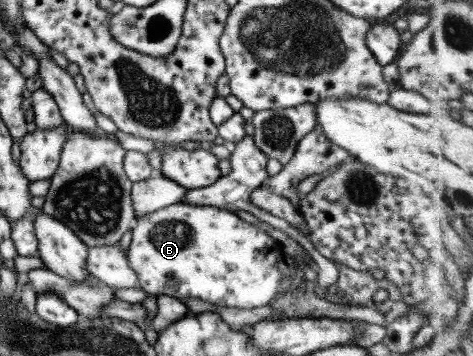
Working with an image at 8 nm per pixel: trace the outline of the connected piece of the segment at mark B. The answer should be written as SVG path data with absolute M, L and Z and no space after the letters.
M176 203L136 218L129 234L126 262L138 278L137 287L150 295L200 298L216 306L246 310L268 305L278 291L288 290L288 283L292 281L282 280L276 268L276 261L280 261L277 243L258 226L222 208Z

